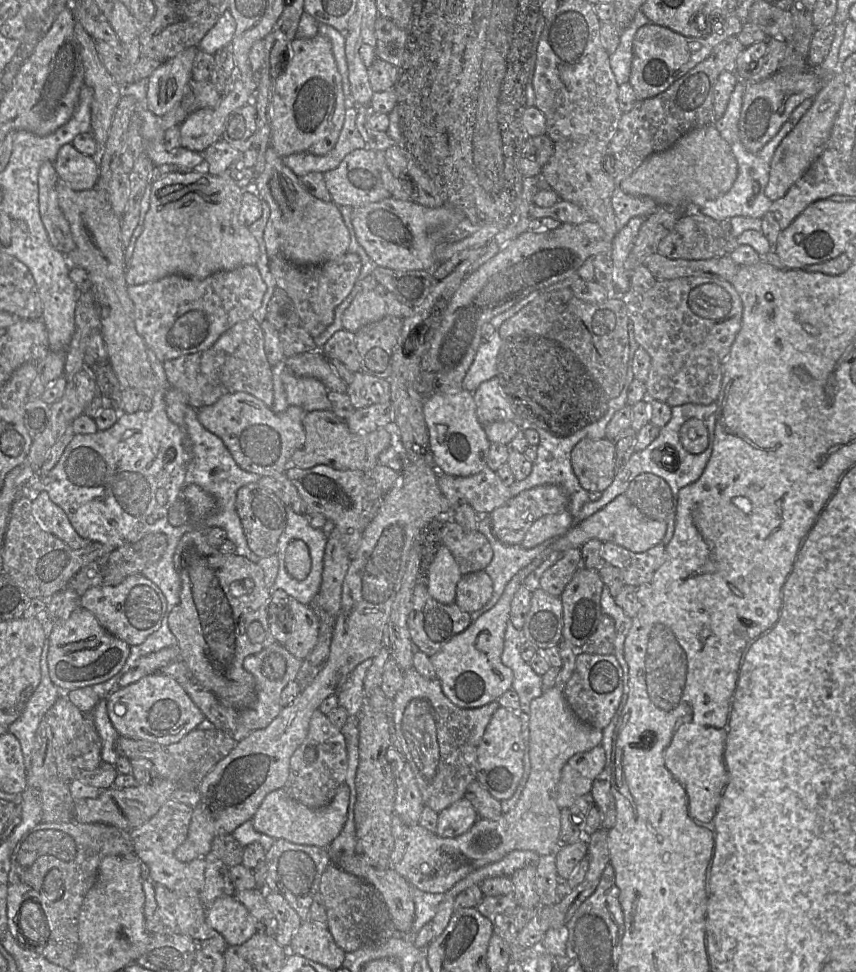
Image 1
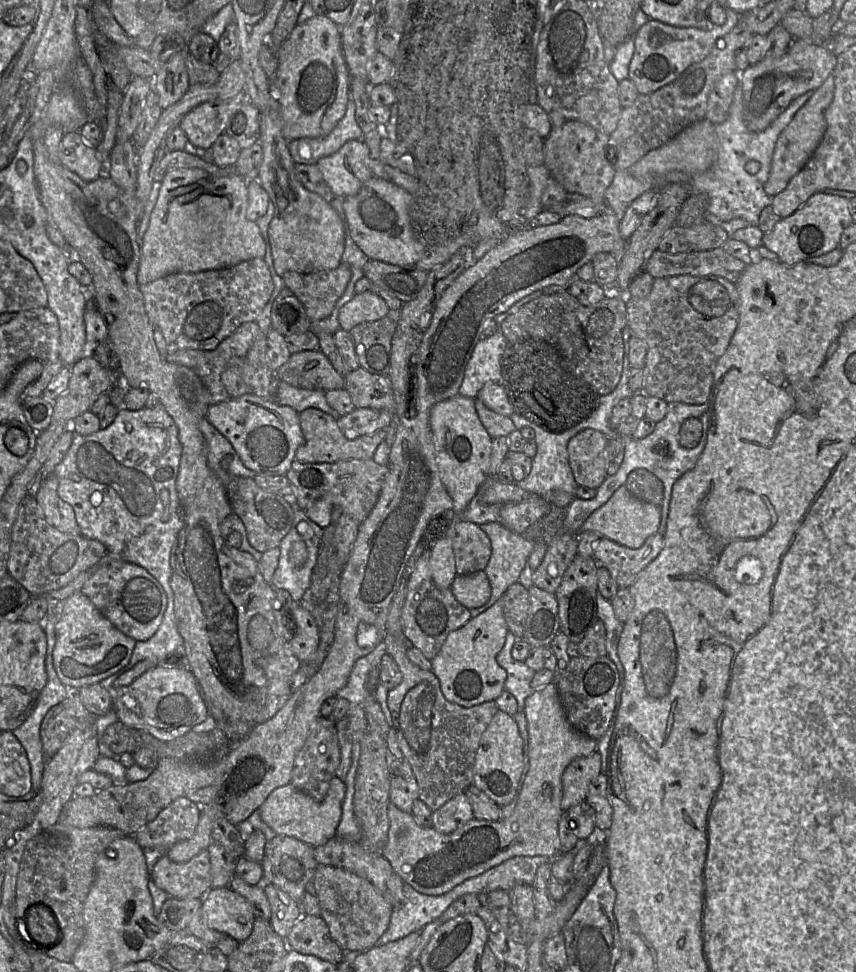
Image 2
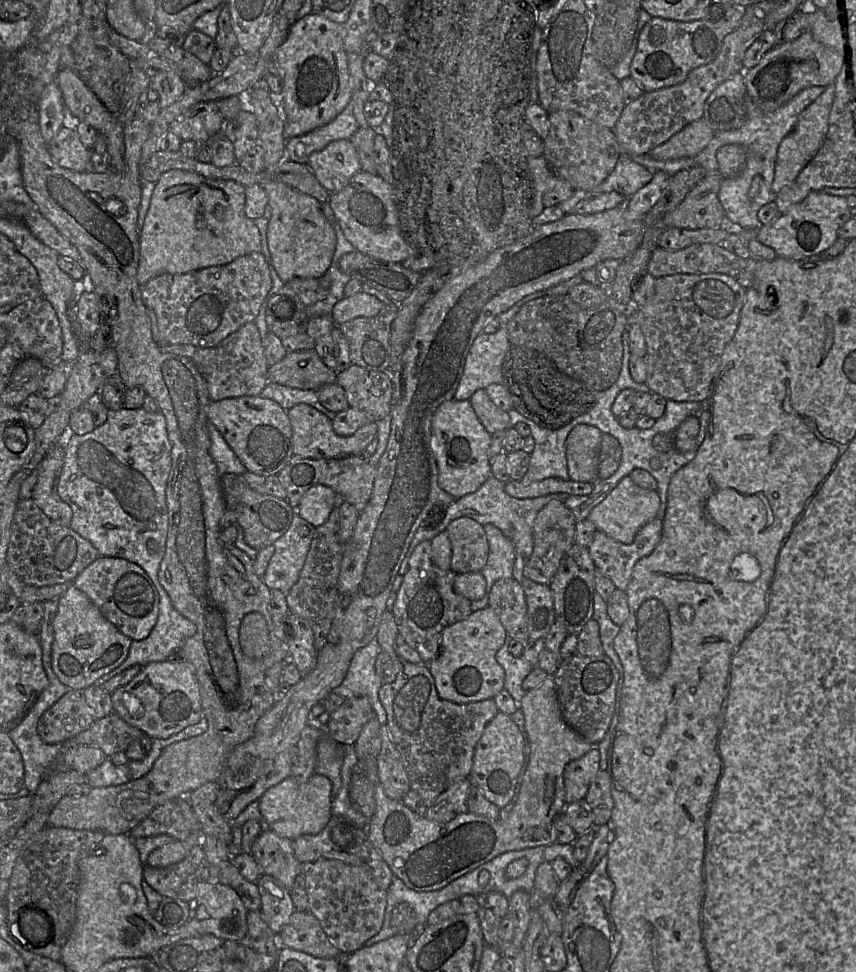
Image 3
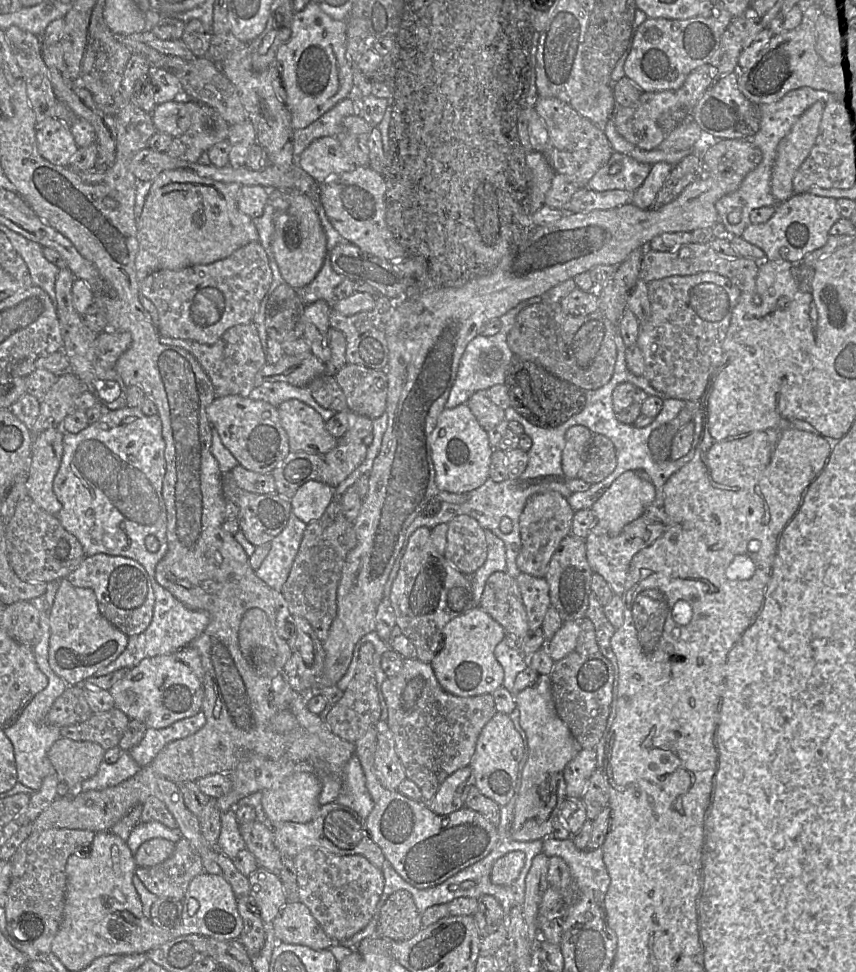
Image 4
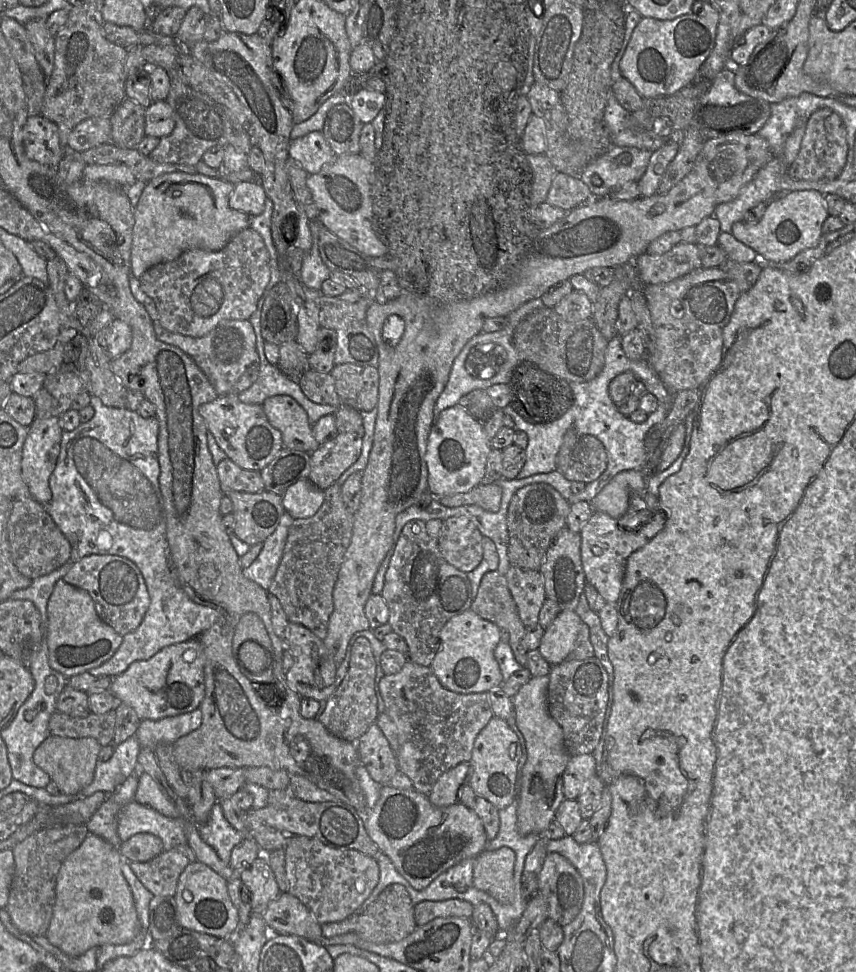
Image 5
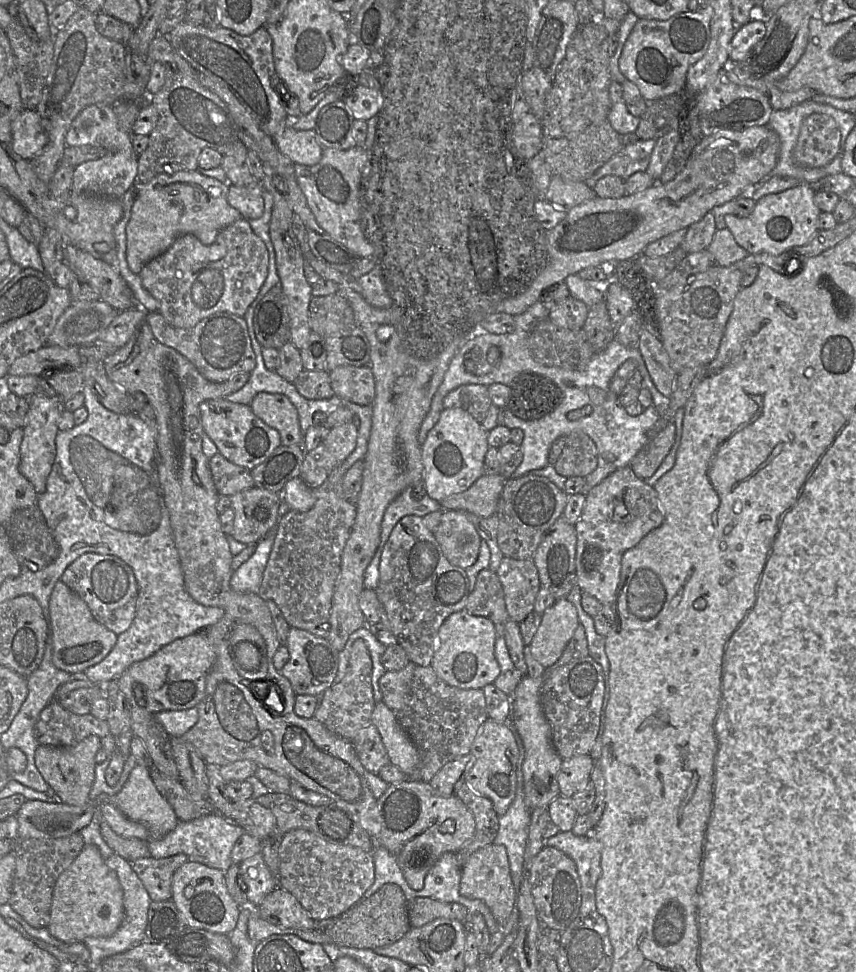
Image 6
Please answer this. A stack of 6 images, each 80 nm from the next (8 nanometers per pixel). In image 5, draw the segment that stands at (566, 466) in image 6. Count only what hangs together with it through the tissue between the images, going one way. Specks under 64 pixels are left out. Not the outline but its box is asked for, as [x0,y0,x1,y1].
[562,434,608,483]

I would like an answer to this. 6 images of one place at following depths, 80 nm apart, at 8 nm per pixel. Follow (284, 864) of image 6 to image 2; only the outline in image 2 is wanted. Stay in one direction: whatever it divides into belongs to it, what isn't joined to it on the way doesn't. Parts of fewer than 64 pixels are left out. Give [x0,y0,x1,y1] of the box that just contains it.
[310,864,392,952]

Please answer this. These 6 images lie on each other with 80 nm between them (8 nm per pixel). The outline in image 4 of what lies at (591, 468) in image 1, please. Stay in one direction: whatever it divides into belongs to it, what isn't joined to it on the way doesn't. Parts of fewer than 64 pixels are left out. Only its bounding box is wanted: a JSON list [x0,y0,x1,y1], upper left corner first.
[562,425,593,478]

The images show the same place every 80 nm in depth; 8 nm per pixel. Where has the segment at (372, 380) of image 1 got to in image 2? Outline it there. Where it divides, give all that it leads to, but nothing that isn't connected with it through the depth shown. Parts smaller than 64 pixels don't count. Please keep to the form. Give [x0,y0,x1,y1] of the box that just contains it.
[344,369,395,413]

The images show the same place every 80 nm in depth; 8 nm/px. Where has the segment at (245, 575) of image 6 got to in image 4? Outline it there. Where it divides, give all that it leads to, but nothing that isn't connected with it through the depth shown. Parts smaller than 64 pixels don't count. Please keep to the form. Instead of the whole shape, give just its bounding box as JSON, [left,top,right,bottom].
[255,512,306,591]

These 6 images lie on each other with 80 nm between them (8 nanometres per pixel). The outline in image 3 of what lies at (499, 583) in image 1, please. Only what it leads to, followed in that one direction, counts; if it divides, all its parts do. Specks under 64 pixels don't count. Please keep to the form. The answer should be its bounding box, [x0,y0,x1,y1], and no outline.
[472,524,516,612]

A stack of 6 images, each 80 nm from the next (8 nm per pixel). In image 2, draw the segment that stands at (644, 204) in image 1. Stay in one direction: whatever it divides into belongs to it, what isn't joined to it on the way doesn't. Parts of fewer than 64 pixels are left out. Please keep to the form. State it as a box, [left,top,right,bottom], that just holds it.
[605,170,653,220]

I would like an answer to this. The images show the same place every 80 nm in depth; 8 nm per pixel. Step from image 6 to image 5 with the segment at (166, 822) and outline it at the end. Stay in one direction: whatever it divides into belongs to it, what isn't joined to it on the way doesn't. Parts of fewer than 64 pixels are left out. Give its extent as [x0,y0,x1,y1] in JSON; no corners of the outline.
[133,772,179,819]

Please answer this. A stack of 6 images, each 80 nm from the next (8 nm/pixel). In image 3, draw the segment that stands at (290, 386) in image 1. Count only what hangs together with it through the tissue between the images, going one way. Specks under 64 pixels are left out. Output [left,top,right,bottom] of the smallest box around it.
[258,382,336,420]

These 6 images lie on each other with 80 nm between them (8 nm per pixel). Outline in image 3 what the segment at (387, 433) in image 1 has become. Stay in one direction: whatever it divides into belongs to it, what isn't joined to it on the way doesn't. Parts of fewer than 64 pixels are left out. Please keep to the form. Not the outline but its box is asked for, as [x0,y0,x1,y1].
[287,403,377,459]

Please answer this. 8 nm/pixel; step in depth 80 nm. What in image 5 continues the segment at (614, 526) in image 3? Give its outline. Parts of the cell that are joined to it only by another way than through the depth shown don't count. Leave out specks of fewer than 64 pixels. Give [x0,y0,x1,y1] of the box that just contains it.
[590,470,647,519]

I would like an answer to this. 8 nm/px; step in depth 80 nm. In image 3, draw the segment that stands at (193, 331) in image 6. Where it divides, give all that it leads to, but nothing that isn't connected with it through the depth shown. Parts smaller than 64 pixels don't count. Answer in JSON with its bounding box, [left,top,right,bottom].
[164,322,269,402]

